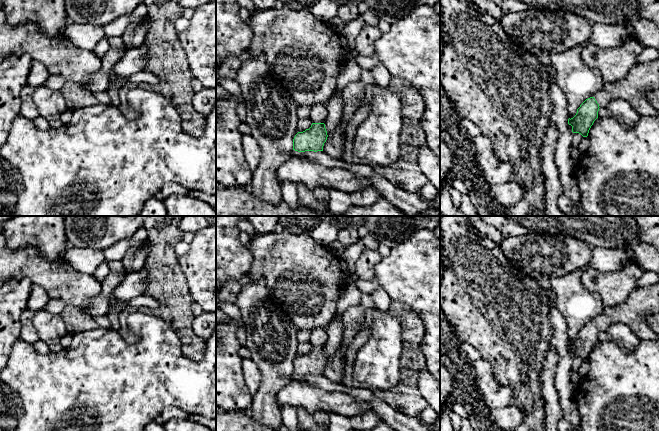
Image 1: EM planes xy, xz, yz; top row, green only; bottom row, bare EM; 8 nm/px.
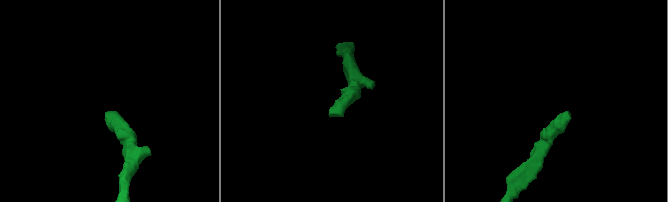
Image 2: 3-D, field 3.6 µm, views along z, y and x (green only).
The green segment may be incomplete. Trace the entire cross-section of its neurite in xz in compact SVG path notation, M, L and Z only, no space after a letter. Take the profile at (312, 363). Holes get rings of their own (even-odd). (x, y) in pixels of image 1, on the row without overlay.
M312 347L309 353L295 359L291 380L302 382L305 375L323 375L327 361L324 347Z

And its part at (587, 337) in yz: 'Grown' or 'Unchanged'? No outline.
Grown

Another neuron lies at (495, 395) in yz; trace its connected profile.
M480 358L472 362L475 377L475 386L482 394L484 403L490 409L501 408L510 405L514 394L513 388L497 383L492 365Z

